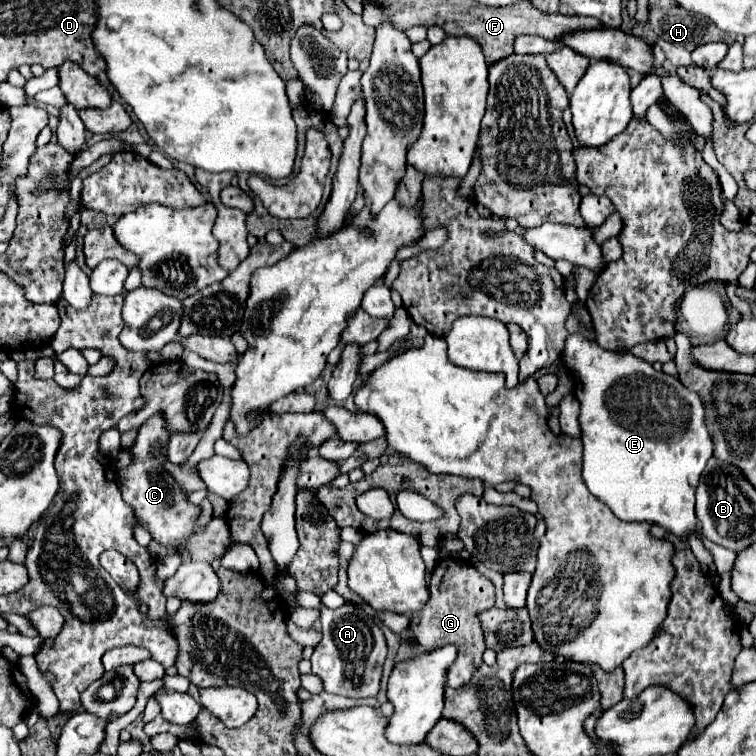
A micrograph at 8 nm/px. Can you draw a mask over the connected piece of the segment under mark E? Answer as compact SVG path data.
M578 300L572 304L572 314L578 318L578 324L582 328L582 332L574 332L568 336L566 340L566 348L564 348L564 354L562 354L562 360L564 364L568 366L576 386L574 386L574 394L580 402L580 430L582 430L582 442L584 442L584 460L582 460L582 478L584 478L584 484L586 488L598 498L602 500L604 504L608 504L608 508L620 518L620 520L638 520L638 522L652 522L652 524L658 524L658 526L664 526L668 528L672 534L678 534L678 536L686 536L690 530L694 530L696 526L696 514L694 514L694 492L696 492L696 486L698 486L698 480L700 480L700 474L708 462L708 458L712 456L712 440L710 440L710 434L708 434L708 428L704 424L704 406L698 398L698 394L690 392L686 386L680 384L678 378L674 376L668 376L664 372L656 372L652 368L652 364L632 356L630 352L610 352L610 350L602 350L596 340L590 340L586 336L586 332L592 330L592 320L590 320L590 314L586 310L584 304L580 304Z

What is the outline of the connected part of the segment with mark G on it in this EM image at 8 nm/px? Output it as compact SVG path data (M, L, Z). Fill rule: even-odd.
M454 556L438 562L430 578L430 600L420 612L412 614L410 628L416 640L426 650L432 650L444 644L458 644L458 660L454 668L450 668L448 672L450 688L466 686L472 674L480 668L486 646L484 646L484 630L480 626L478 614L492 606L494 606L494 584L486 576L482 576L470 562Z

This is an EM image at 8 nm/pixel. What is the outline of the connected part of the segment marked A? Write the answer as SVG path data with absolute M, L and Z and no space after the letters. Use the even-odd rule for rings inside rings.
M350 602L336 610L326 606L318 610L322 622L322 642L314 648L310 662L312 672L322 678L324 690L330 694L342 694L346 698L376 696L380 690L382 666L386 660L386 640L382 630L370 616L366 616Z

